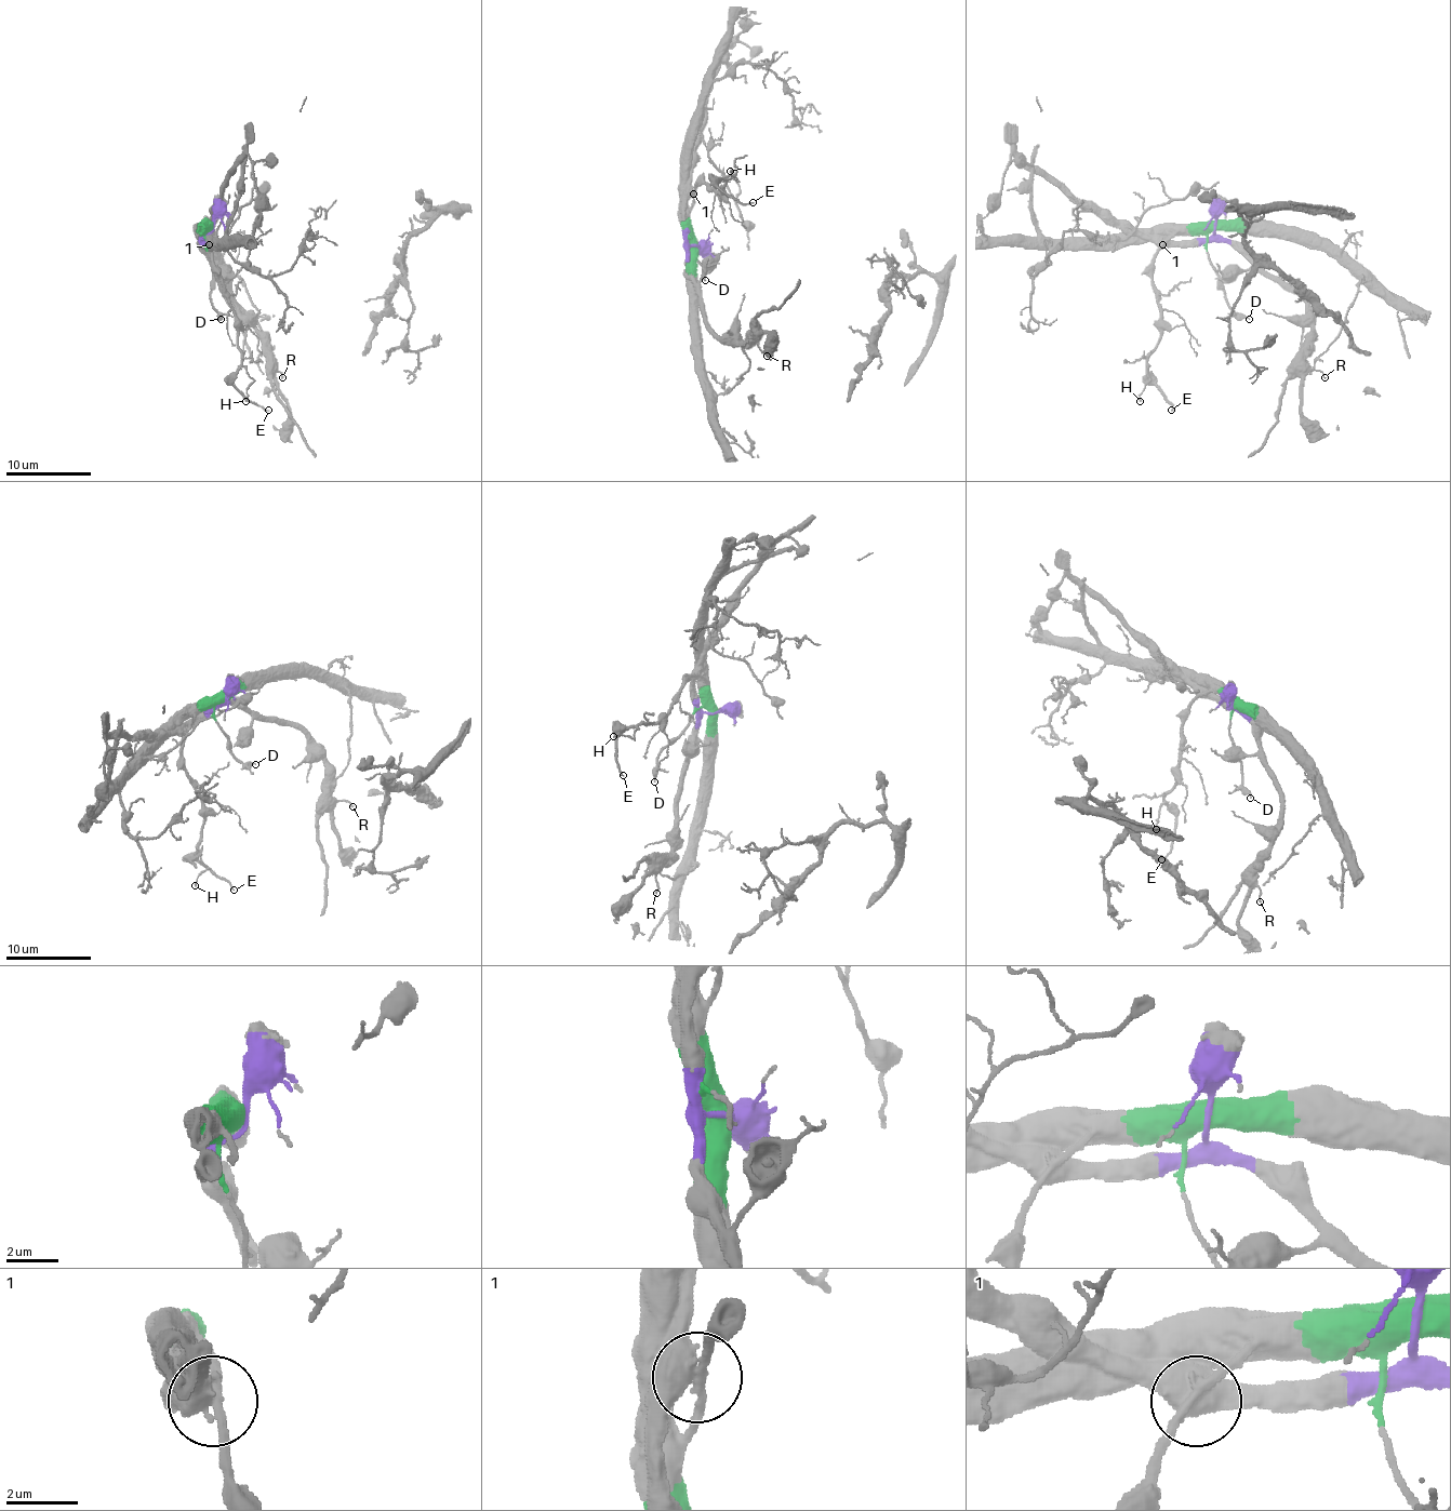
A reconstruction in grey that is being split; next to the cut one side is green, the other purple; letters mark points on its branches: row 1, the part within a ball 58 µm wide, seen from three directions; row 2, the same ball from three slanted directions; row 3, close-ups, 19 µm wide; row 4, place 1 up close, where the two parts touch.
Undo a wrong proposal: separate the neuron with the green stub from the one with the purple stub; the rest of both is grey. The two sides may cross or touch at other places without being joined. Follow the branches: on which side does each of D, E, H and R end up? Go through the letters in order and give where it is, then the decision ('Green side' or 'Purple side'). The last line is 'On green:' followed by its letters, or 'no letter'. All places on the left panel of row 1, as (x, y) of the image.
D: Place: (221, 319). Green side
E: Place: (268, 410). Green side
H: Place: (245, 401). Green side
R: Place: (282, 377). Purple side
On green: D, E, H

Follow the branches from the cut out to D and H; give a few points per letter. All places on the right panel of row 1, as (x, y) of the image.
D: (1214, 227), (1208, 233), (1206, 248), (1216, 284), (1227, 304), (1249, 318)
H: (1214, 227), (1176, 231), (1155, 256), (1153, 282), (1159, 306), (1159, 344), (1148, 357), (1148, 379), (1140, 401)

